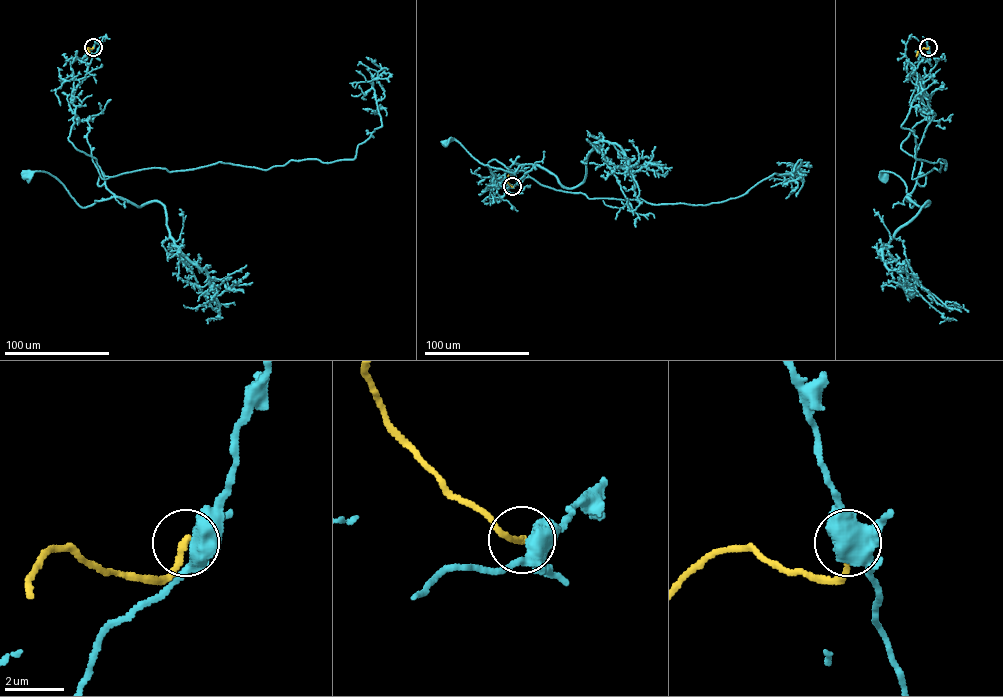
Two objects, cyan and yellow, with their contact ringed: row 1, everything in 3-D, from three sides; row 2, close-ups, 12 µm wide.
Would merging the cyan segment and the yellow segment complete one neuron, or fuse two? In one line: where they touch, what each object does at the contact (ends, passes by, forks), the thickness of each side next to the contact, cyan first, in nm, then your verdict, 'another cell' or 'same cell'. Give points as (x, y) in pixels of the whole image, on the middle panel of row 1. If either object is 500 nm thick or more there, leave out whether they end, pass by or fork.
at (512, 186); cyan forks there; yellow ends there; 460 nm thick on the cyan side, 220 nm on the other; another cell

